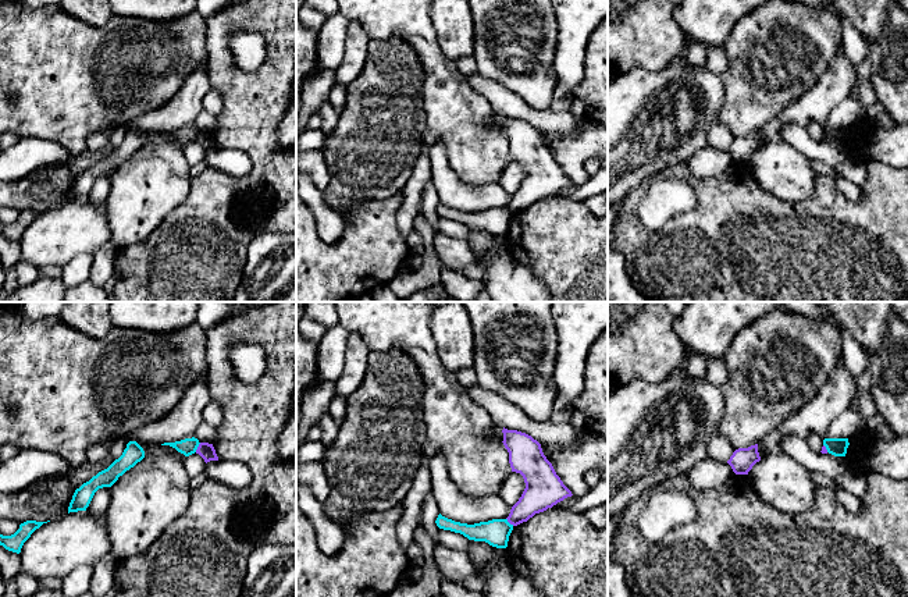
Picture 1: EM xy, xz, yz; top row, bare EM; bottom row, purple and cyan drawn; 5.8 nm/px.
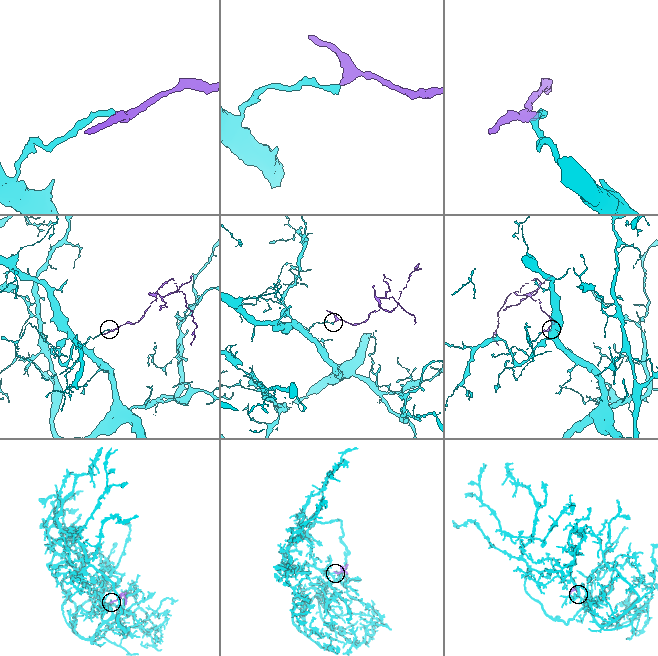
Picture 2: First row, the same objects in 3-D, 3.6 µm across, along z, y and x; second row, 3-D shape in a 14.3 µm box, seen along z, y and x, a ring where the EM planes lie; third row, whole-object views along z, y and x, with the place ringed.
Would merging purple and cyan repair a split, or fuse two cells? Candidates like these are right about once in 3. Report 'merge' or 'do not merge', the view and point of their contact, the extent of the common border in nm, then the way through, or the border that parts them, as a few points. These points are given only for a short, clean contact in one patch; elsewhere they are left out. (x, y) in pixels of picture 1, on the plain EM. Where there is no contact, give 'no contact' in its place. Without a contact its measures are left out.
do not merge; contact xy (198, 135); length 70 nm; border xy (200, 131), (195, 139)

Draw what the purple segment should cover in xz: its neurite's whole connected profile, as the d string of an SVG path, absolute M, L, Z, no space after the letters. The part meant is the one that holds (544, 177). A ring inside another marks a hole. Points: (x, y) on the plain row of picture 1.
M505 116L502 121L512 160L520 161L526 171L521 185L506 206L510 213L517 214L527 210L535 202L573 184L556 163L537 128L526 121Z

